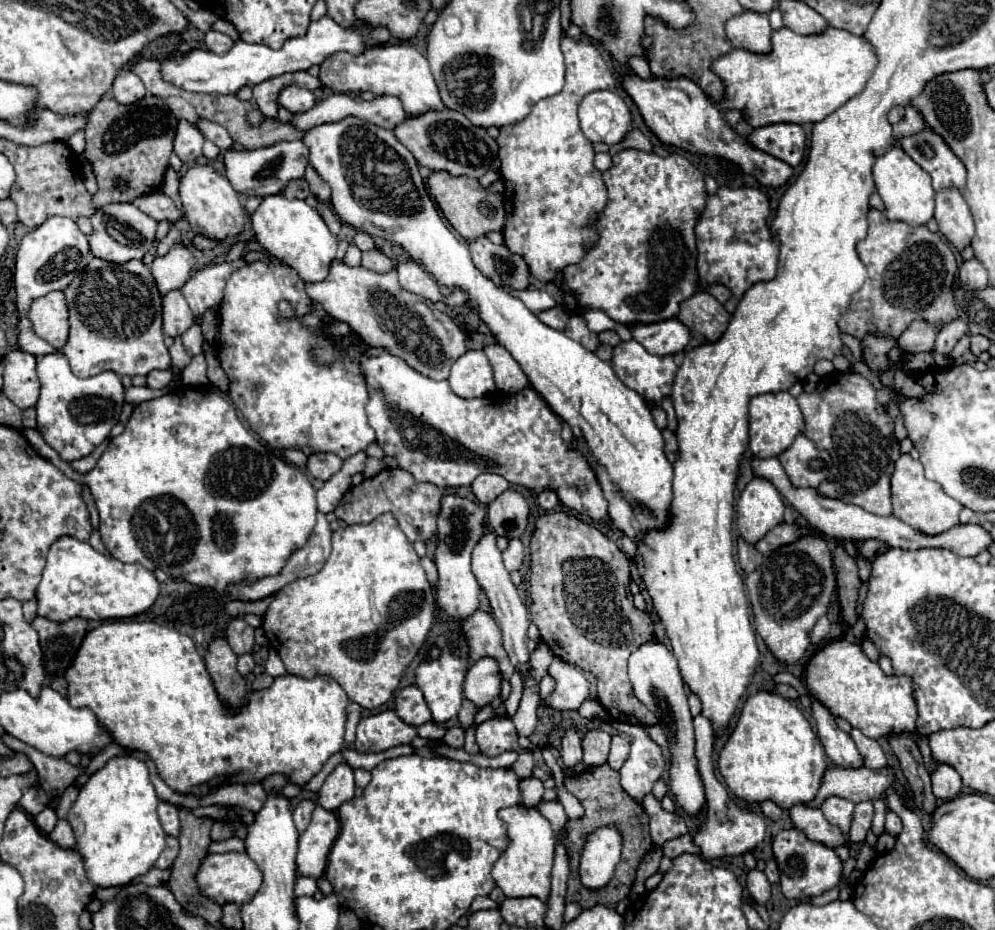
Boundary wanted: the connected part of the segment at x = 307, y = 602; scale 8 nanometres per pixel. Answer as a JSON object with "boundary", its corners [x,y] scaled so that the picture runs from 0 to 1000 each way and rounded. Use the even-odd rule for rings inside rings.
{"boundary":[[[389,551],[389,553],[383,553],[381,557],[377,557],[371,563],[355,563],[355,566],[347,566],[347,568],[341,568],[339,572],[335,572],[335,591],[333,591],[333,598],[329,600],[325,613],[315,617],[315,619],[307,619],[307,622],[301,622],[301,624],[288,628],[276,641],[276,645],[270,649],[270,656],[268,656],[266,665],[264,665],[264,677],[266,677],[266,684],[270,686],[272,697],[278,699],[278,703],[282,705],[282,710],[284,710],[290,725],[307,727],[307,729],[313,729],[317,725],[329,725],[329,727],[337,729],[343,735],[343,740],[349,744],[349,748],[355,755],[359,755],[365,761],[379,761],[379,759],[387,757],[393,751],[395,742],[403,733],[403,727],[405,727],[407,718],[415,712],[415,708],[425,697],[425,692],[429,688],[429,682],[431,682],[431,677],[435,673],[435,669],[433,669],[435,665],[437,665],[437,641],[435,641],[433,630],[429,626],[427,613],[421,606],[421,598],[415,591],[415,585],[409,581],[409,576],[403,572],[403,568],[401,568],[399,559],[395,557],[395,553]]]}

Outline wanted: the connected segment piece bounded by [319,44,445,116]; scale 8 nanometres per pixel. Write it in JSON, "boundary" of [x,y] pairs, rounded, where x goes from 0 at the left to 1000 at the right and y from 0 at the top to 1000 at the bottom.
{"boundary":[[[409,47],[371,52],[363,60],[337,58],[323,69],[321,86],[335,99],[375,99],[377,103],[399,103],[405,110],[409,125],[427,123],[429,118],[445,118],[439,90],[431,75],[429,62]]]}

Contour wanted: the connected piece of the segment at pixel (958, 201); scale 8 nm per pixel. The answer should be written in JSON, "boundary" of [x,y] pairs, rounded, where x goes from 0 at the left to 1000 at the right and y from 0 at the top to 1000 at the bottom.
{"boundary":[[[954,202],[940,209],[940,237],[944,249],[966,271],[978,256],[978,232],[964,204]]]}

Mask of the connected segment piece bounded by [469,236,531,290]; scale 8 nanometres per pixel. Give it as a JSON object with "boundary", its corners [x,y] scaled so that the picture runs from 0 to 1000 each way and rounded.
{"boundary":[[[483,254],[471,262],[471,269],[477,286],[497,305],[516,312],[528,312],[532,308],[534,295],[530,282],[522,273],[514,273],[508,262],[495,262]]]}

